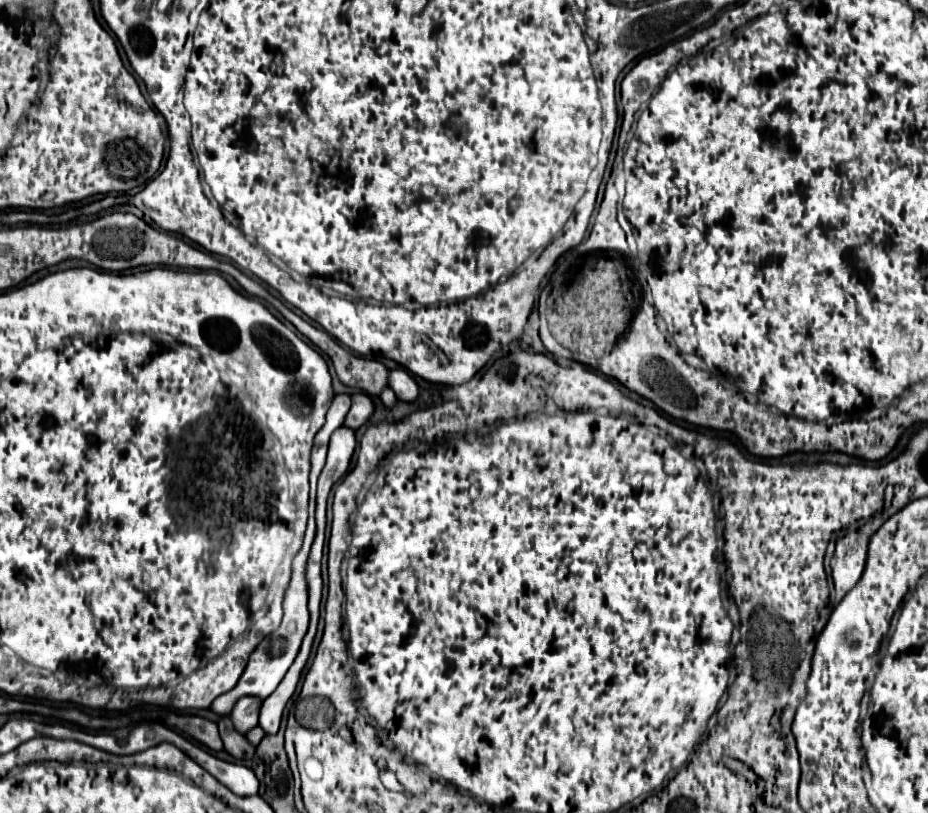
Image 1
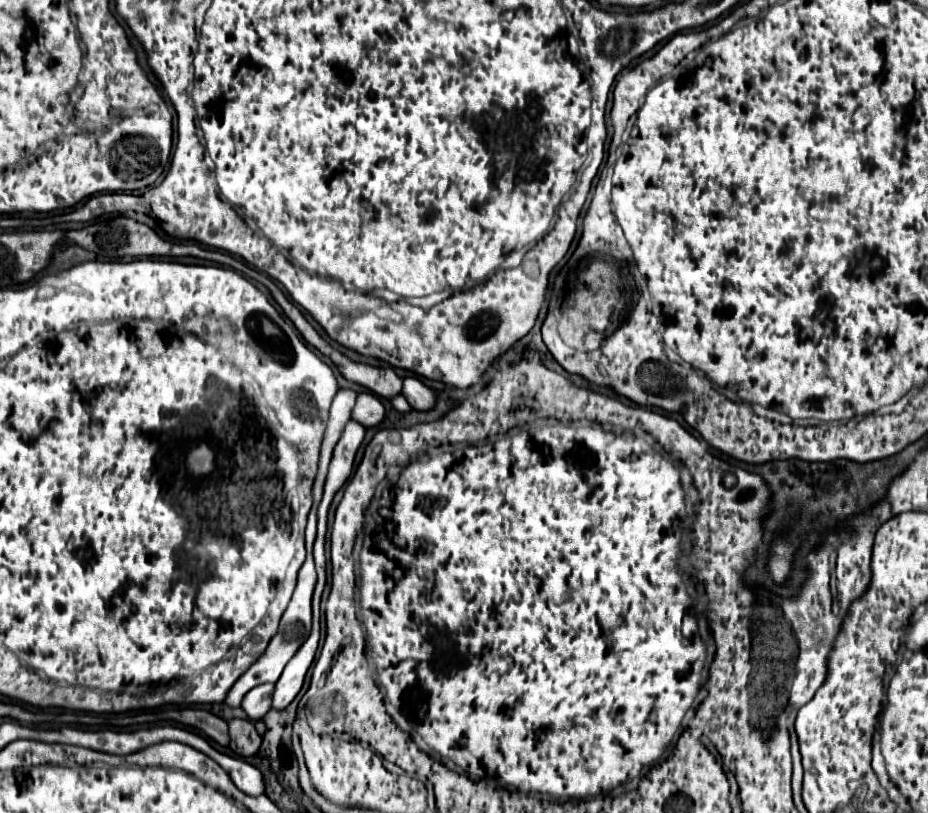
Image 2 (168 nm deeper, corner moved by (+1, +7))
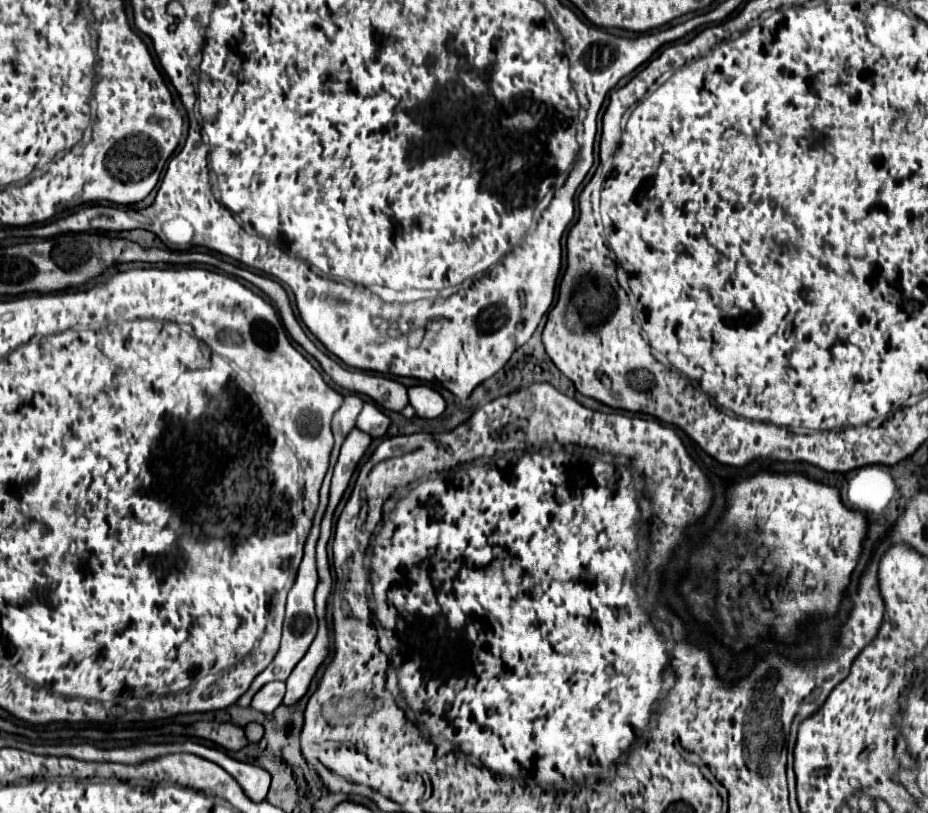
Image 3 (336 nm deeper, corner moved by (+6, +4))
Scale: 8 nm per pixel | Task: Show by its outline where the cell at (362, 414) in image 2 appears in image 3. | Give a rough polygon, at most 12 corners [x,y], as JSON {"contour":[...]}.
{"contour":[[365,404],[357,428],[381,438],[389,418],[375,404]]}

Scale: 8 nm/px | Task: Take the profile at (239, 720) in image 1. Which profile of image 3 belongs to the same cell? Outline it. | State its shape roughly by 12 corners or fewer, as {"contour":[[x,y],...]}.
{"contour":[[269,682],[251,708],[269,714],[283,702],[285,682]]}

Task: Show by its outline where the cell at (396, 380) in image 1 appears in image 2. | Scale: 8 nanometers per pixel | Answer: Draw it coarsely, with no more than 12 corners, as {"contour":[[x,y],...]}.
{"contour":[[416,377],[404,379],[402,395],[416,411],[430,411],[436,393]]}

